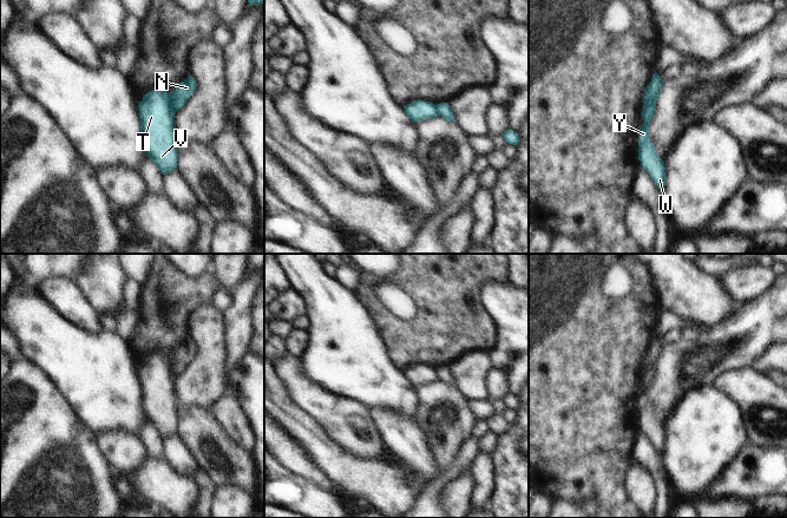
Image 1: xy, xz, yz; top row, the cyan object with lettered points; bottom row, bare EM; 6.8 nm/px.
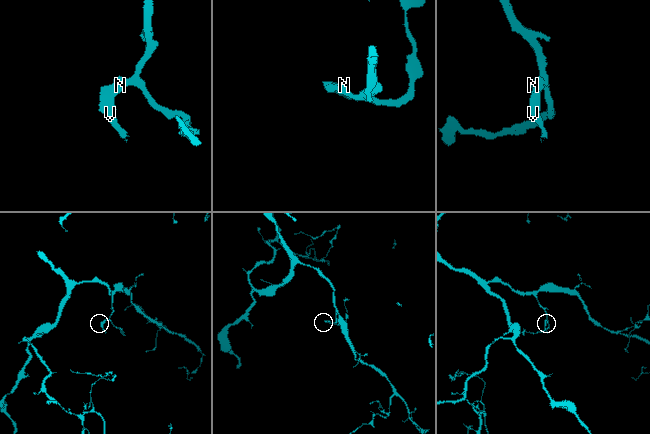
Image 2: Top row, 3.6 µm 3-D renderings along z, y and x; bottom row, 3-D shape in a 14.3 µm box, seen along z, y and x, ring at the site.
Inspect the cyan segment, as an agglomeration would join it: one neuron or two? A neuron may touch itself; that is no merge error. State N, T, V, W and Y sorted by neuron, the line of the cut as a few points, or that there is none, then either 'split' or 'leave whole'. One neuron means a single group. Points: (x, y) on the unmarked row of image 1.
N / T V W Y; cut in xy along (170, 359), (175, 375); split

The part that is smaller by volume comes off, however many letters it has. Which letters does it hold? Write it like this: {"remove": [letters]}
{"remove": ["T", "V", "W", "Y"]}

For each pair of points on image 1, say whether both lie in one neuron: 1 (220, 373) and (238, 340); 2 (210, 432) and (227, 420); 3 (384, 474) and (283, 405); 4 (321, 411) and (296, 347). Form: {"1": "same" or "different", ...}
{"1": "different", "2": "different", "3": "same", "4": "different"}

